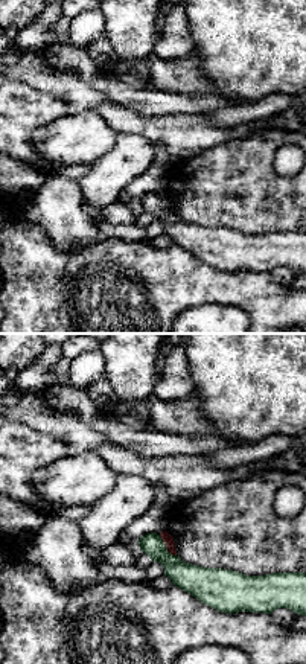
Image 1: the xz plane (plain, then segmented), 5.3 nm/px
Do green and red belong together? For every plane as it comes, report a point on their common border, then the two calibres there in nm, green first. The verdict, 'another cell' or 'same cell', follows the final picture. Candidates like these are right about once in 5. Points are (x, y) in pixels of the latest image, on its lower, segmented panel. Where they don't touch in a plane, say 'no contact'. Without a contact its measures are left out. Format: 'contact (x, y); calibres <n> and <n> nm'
contact (165, 547); calibres 160 and 60 nm

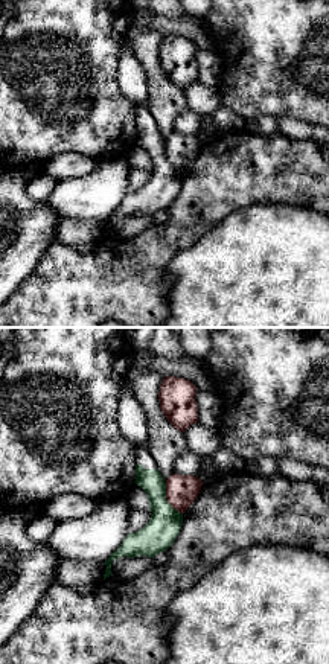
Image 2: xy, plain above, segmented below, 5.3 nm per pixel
contact (166, 500); calibres 170 and 160 nm

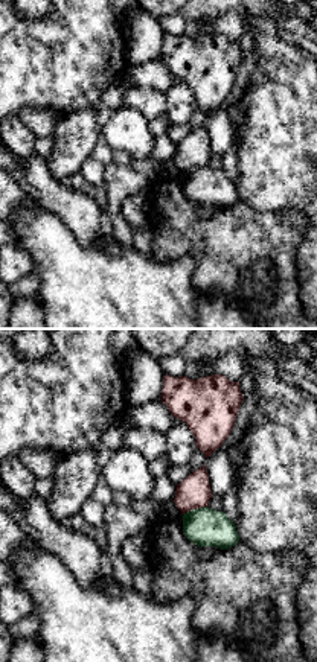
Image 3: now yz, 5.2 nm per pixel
contact (195, 509); calibres 200 and 180 nm

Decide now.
another cell

